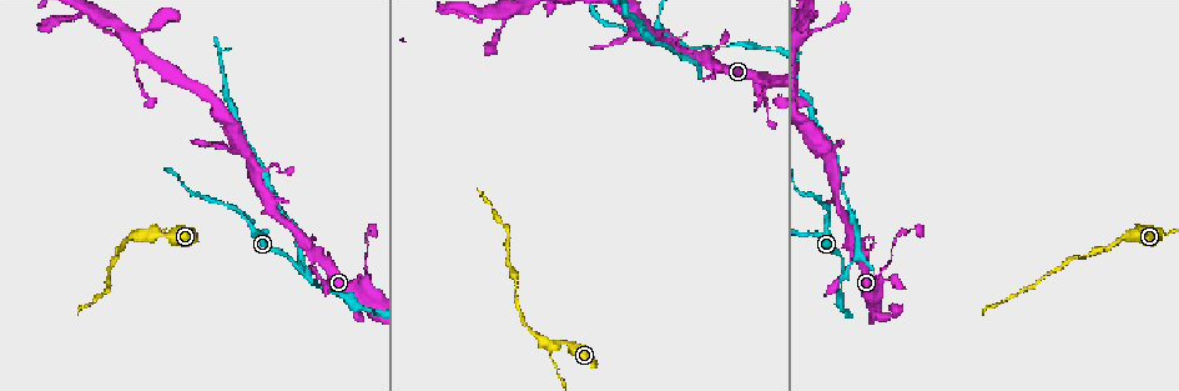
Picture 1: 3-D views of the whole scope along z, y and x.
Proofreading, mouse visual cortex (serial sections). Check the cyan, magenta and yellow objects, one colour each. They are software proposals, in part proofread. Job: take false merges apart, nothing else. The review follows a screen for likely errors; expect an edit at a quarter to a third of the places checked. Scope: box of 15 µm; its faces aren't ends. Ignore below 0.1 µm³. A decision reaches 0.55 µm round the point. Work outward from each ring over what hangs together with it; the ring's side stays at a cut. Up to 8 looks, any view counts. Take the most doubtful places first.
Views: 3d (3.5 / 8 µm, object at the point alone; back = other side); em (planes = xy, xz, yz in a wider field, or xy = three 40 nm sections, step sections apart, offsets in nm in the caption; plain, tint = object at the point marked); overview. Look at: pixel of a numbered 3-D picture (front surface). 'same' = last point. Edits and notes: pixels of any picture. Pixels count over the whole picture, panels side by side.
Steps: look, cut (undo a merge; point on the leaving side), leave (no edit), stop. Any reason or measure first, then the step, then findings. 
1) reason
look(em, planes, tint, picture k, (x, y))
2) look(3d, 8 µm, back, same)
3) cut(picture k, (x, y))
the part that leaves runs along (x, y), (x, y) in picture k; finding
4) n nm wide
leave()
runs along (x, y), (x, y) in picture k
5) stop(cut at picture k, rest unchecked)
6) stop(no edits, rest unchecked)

abrupt turn
look(3d, 3.5 µm, picture 1, (150, 235))

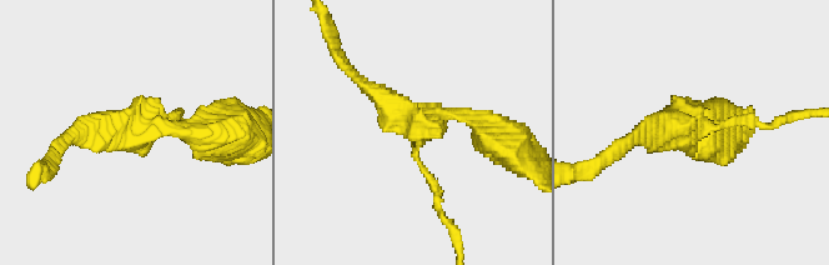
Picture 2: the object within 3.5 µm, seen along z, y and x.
3 arms; arms of 100, 200, 300 nm; now the EM
look(em, xy, step 3, plain, picture 2, (415, 124))

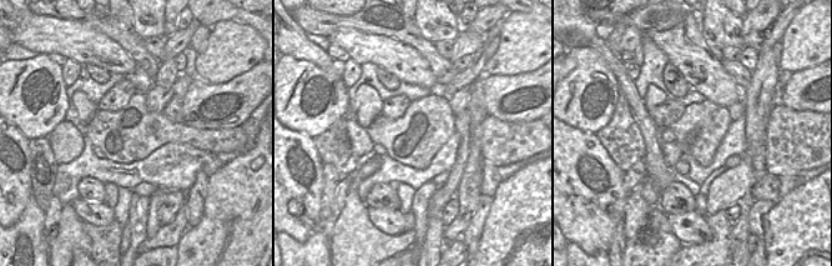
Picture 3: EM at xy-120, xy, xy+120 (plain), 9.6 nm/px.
where the object lies
look(em, xy, step 3, tint, same)

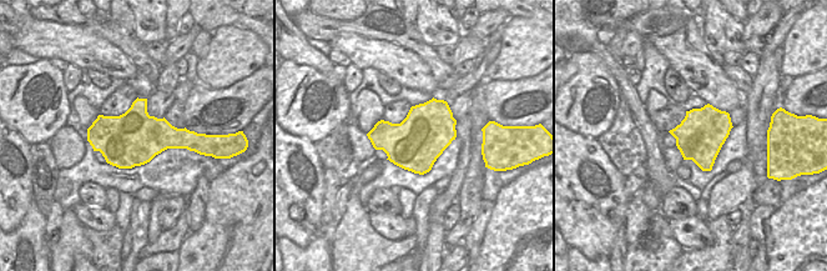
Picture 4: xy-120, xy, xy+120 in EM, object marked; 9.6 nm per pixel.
leave()
runs along (493, 136), (347, 70) in picture 2; continuous, no second cell

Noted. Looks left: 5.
abrupt turn
look(3d, 8 µm, back, picture 1, (306, 275))

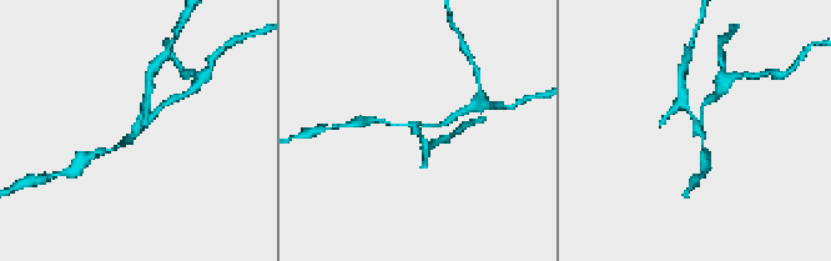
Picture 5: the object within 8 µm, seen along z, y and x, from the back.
zoom in
look(3d, 3.5 µm, back, picture 5, (139, 128))

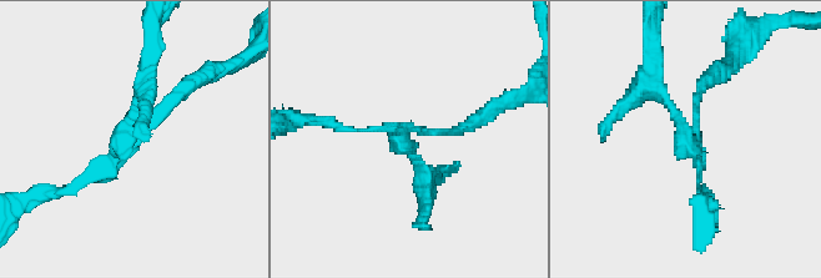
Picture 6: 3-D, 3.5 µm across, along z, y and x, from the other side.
shape alone is not enough
look(em, planes, tint, picture 6, (409, 133))

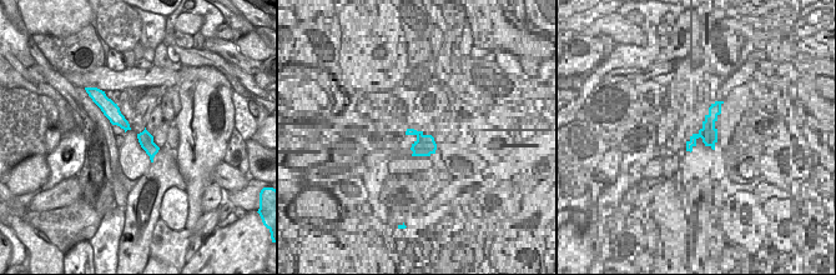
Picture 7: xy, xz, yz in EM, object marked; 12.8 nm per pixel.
cut(picture 6, (135, 105))
two cells meet here

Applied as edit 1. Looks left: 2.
stop(cut at picture 6, rest unchecked)

